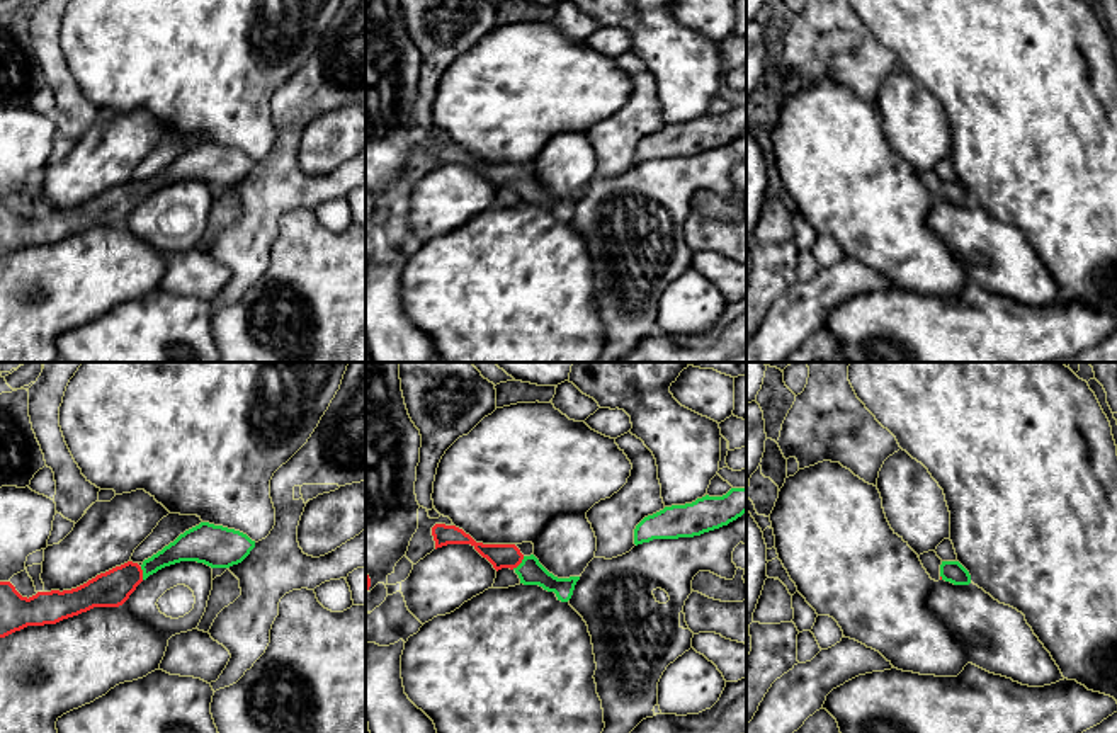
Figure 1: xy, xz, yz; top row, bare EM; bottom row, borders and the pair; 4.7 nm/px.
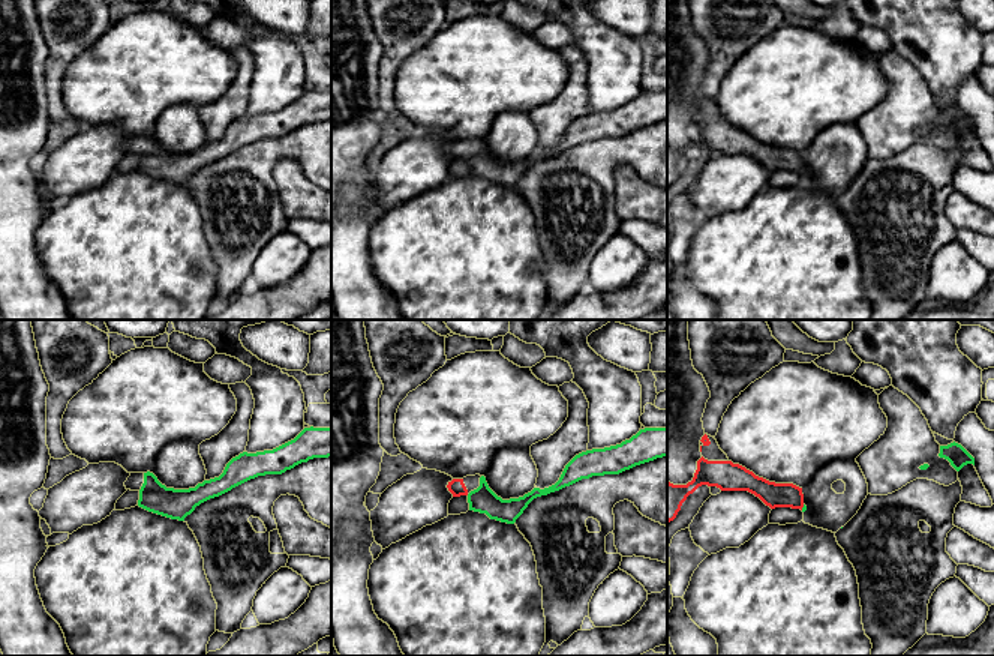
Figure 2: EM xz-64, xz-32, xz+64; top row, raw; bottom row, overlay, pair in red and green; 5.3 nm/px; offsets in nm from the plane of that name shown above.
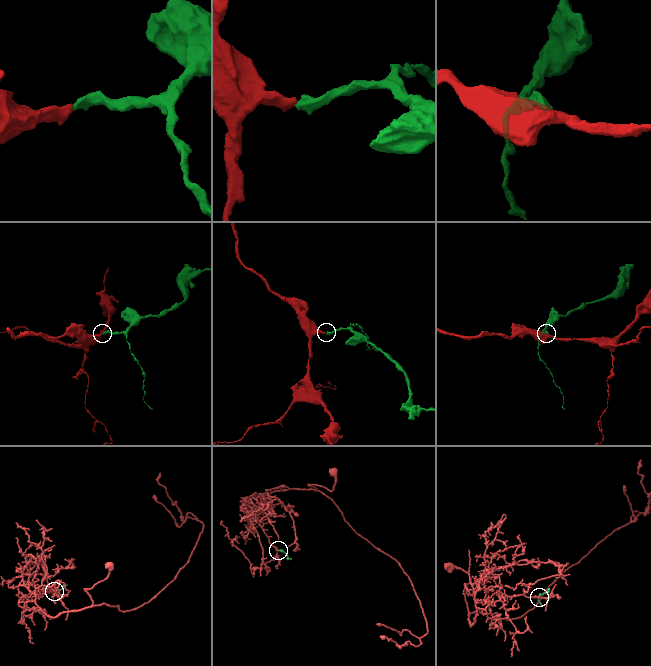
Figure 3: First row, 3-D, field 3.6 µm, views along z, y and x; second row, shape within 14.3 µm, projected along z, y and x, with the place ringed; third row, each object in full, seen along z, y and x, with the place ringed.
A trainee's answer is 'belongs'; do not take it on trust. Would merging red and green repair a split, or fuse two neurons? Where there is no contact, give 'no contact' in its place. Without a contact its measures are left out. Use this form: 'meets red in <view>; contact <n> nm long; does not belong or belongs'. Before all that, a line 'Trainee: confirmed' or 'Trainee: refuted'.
Trainee: confirmed
meets red in xz; contact 90 nm long; belongs

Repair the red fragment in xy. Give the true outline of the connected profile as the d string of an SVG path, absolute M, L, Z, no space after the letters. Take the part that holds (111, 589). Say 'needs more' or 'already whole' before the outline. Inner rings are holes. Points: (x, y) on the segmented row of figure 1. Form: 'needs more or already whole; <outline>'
needs more; M201 522L141 566L128 561L71 590L37 592L27 599L10 582L0 582L0 638L27 626L56 624L94 607L119 607L143 580L165 566L197 561L230 568L241 563L253 548L255 541L240 531Z

